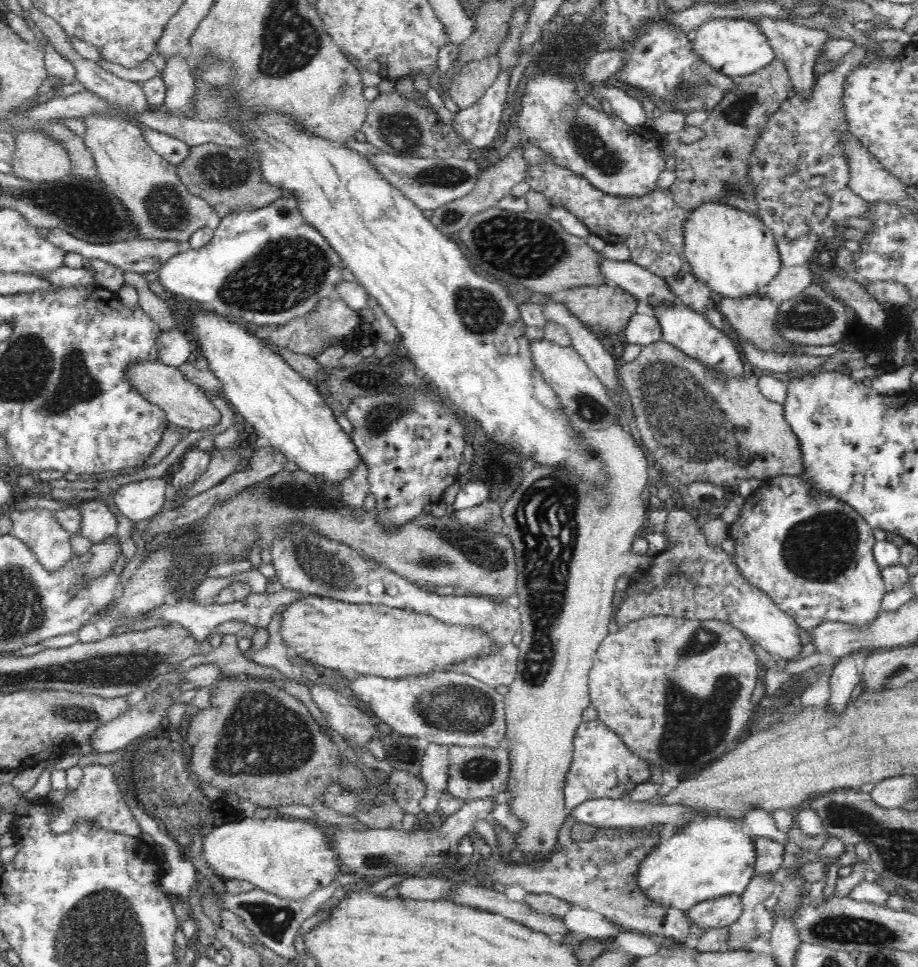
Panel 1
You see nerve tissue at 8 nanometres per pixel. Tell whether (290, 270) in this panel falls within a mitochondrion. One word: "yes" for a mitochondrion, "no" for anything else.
yes

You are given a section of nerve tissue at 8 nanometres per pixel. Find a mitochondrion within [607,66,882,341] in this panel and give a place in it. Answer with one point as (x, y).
(811, 313)

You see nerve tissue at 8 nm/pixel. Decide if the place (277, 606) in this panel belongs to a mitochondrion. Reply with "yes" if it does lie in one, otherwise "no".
no

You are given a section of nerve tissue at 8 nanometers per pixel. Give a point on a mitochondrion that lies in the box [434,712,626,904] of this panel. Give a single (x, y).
(483, 768)

